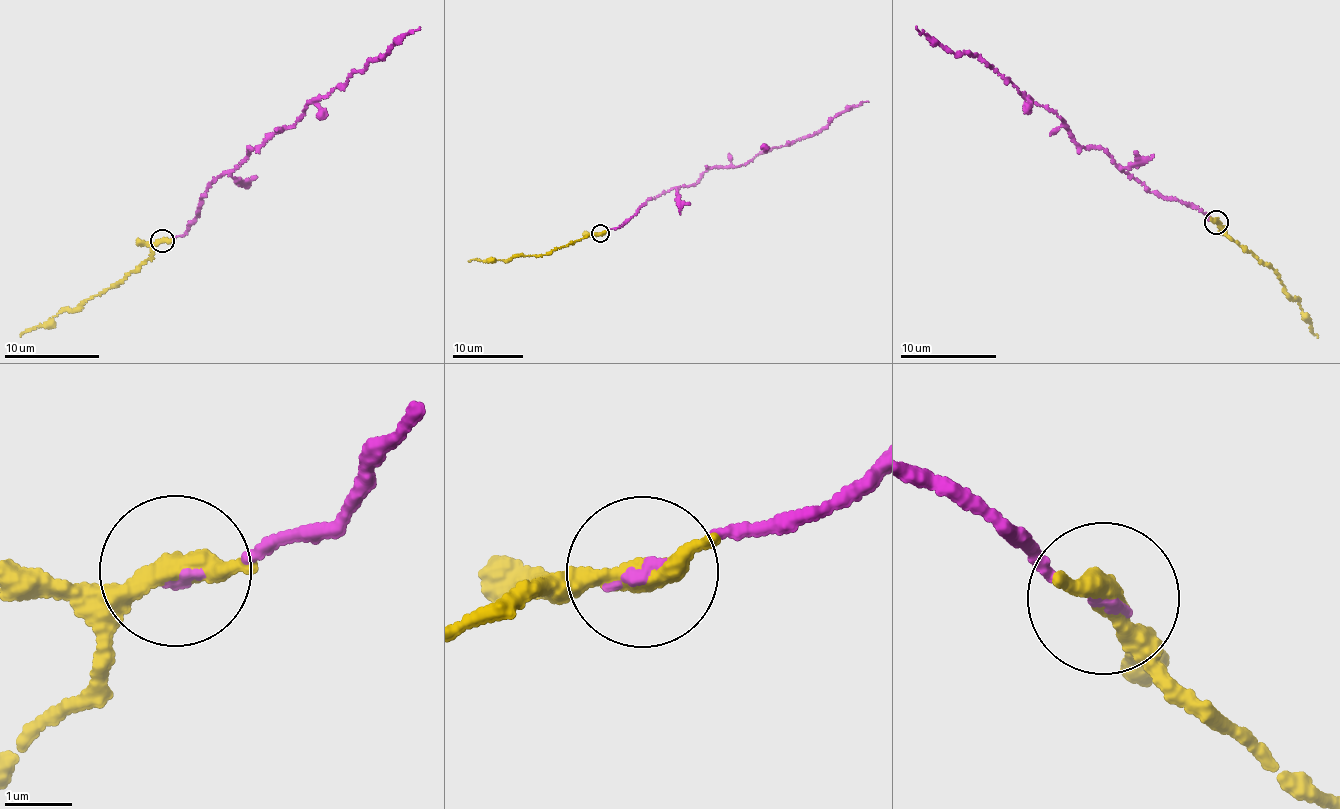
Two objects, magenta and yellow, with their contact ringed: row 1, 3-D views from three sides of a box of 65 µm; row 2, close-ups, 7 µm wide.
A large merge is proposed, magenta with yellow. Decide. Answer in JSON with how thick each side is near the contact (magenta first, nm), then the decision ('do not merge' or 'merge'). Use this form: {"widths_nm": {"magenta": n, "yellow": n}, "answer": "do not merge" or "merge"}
{"widths_nm": {"magenta": 110, "yellow": 320}, "answer": "merge"}

